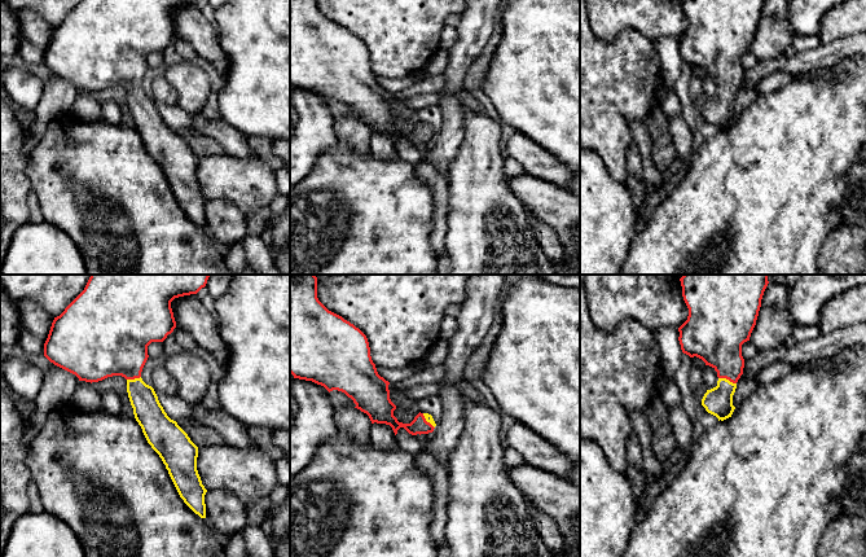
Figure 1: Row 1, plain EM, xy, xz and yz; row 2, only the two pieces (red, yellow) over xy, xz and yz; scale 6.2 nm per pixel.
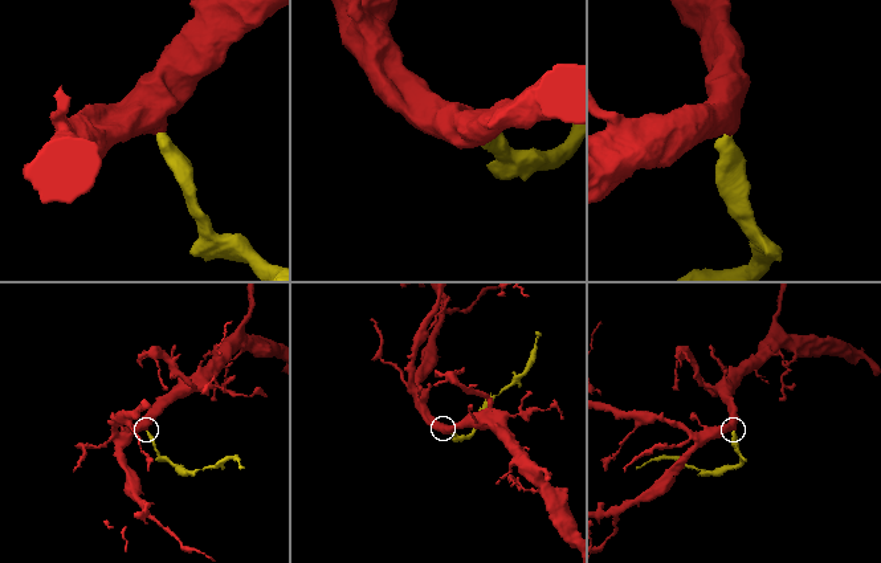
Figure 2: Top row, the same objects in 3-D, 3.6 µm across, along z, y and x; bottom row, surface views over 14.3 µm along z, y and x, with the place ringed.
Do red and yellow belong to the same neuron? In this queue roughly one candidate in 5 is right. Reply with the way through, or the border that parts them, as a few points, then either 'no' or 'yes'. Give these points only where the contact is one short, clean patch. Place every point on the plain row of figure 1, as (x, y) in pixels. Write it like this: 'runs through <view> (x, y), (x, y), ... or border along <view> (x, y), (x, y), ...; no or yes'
runs through yz (717, 49), (728, 71), (728, 88), (725, 100), (719, 110); yes

